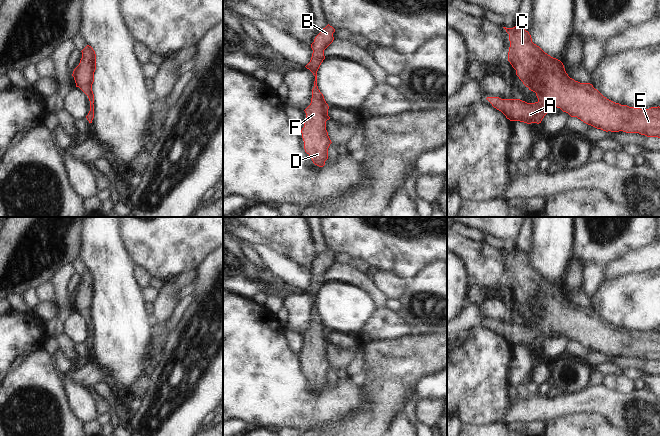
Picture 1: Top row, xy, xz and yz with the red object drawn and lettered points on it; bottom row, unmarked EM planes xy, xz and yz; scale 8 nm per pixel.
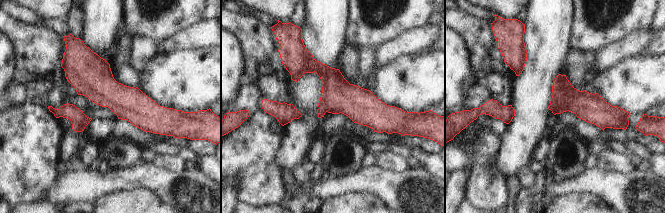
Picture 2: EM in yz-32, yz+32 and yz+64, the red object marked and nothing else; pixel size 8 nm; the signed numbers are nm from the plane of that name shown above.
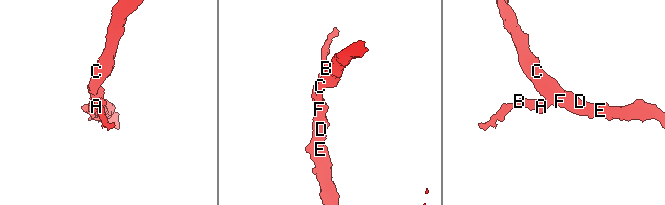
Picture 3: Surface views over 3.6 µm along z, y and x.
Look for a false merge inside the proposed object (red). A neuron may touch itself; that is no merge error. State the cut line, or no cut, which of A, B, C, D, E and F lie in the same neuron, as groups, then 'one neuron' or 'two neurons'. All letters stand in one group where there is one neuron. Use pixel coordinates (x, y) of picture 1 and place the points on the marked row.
no cut; A B C D E F; one neuron

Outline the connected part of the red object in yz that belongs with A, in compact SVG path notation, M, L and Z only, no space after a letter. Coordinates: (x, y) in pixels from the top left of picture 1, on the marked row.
M520 26L513 28L503 27L509 34L510 47L508 61L516 70L516 75L529 88L536 93L538 101L527 103L520 99L501 99L487 97L494 108L501 111L510 121L520 121L527 124L541 123L549 107L560 108L571 117L577 117L584 123L603 131L626 133L639 133L647 137L660 138L660 107L640 109L615 103L604 97L590 83L580 83L570 78L565 71L563 63L545 53L532 42L528 31Z

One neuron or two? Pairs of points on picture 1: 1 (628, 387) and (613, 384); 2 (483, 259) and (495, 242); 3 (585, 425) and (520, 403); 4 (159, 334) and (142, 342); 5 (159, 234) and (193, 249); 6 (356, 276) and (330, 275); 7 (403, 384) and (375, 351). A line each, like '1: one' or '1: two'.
1: one
2: two
3: two
4: two
5: one
6: one
7: one

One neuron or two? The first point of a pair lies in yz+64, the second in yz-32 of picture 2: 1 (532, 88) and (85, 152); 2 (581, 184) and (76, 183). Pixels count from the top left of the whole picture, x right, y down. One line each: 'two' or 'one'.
1: two
2: one

